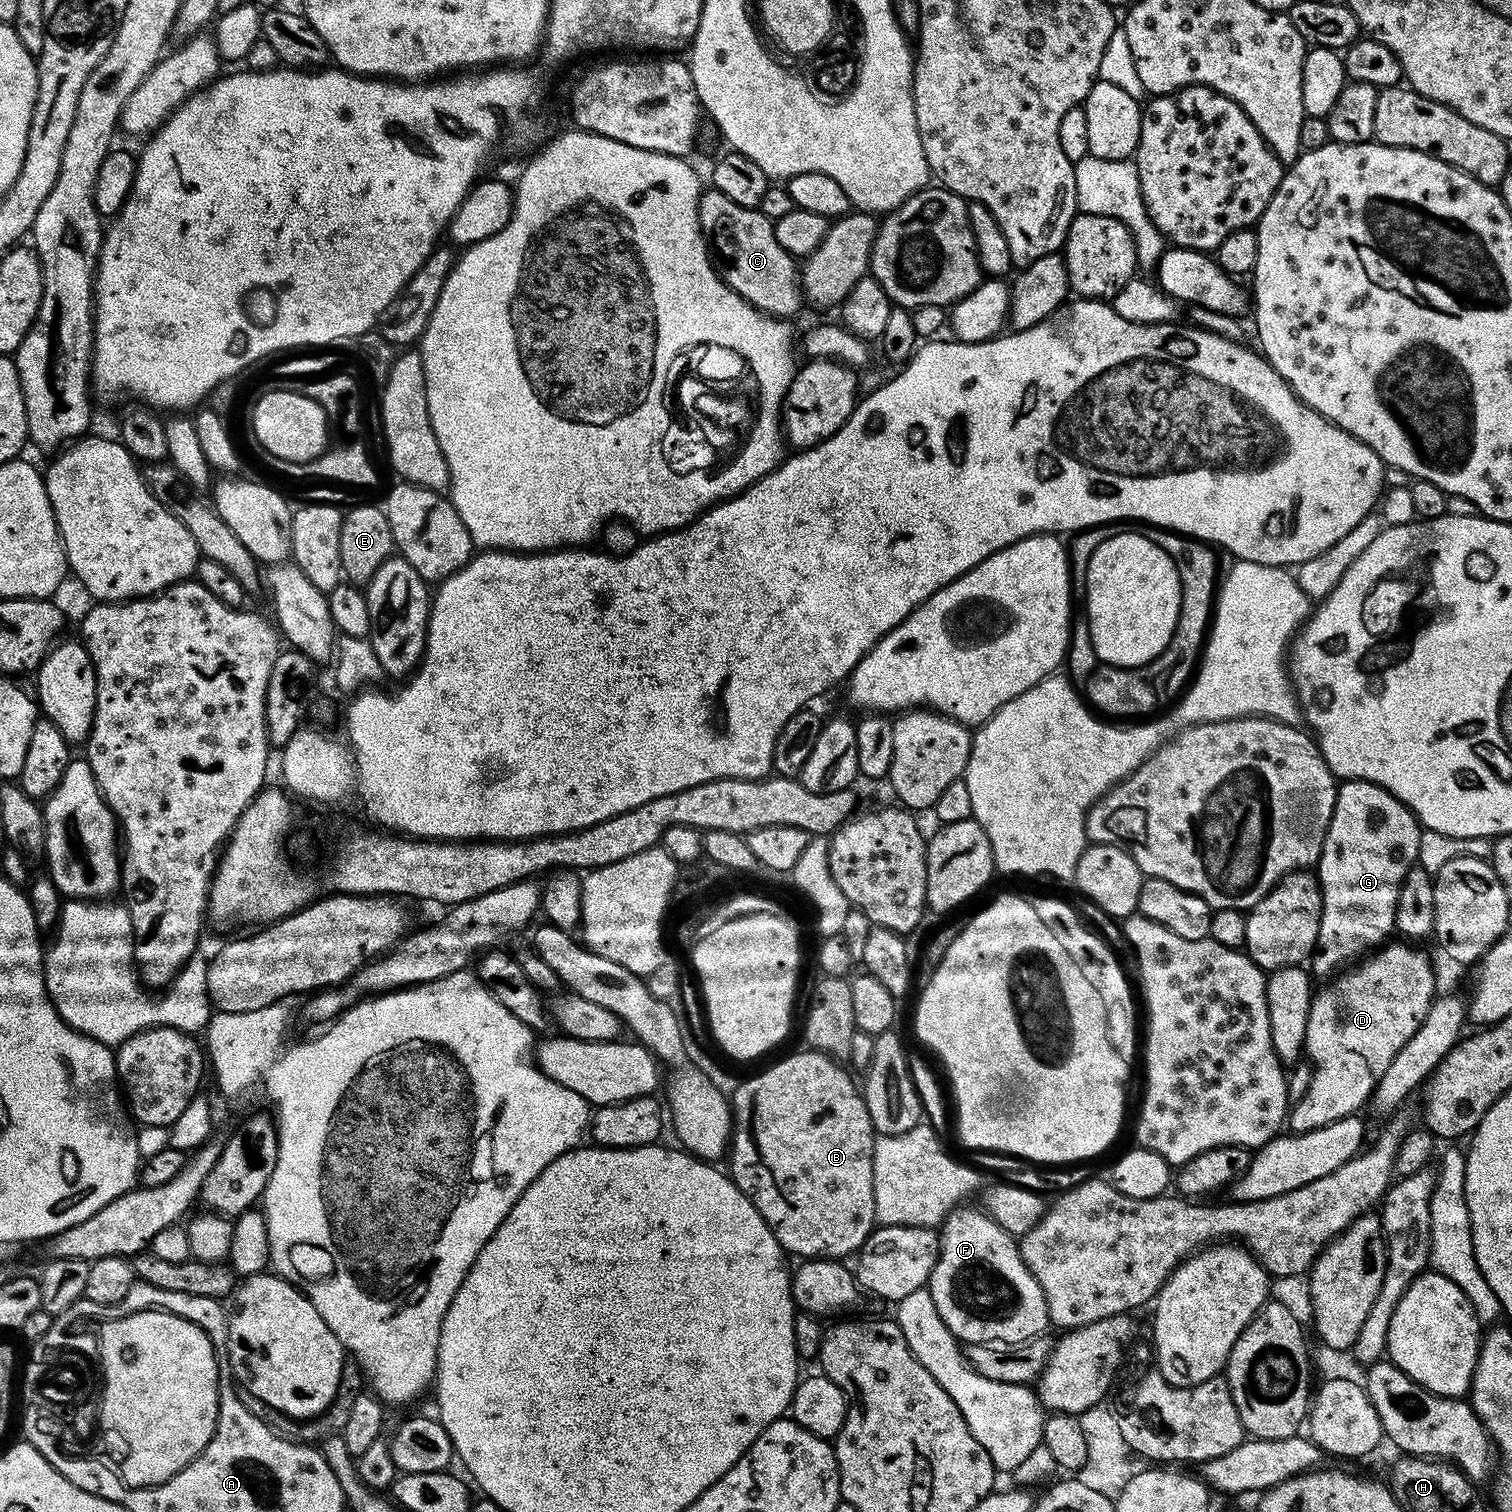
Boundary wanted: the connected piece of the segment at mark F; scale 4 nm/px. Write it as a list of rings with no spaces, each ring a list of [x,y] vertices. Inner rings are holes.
[[[956,1206],[947,1216],[942,1224],[942,1231],[939,1233],[940,1238],[940,1257],[932,1271],[932,1277],[929,1278],[926,1285],[928,1292],[934,1298],[934,1306],[938,1306],[938,1314],[942,1314],[942,1322],[946,1322],[948,1329],[956,1335],[957,1340],[964,1344],[997,1344],[998,1342],[1022,1342],[1022,1338],[1034,1338],[1041,1335],[1045,1331],[1044,1327],[1049,1327],[1050,1317],[1048,1307],[1046,1306],[1046,1298],[1042,1294],[1042,1286],[1038,1286],[1038,1282],[1034,1278],[1034,1274],[1030,1274],[1030,1270],[1026,1266],[1026,1262],[1022,1262],[1022,1254],[1017,1237],[1012,1236],[1006,1230],[1002,1230],[1002,1226],[998,1226],[998,1222],[994,1222],[988,1217],[987,1212],[976,1208],[964,1208],[965,1206]]]

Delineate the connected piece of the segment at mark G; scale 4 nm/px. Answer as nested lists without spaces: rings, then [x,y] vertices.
[[[1345,780],[1337,787],[1334,814],[1330,818],[1318,865],[1322,918],[1316,939],[1316,951],[1310,957],[1311,971],[1317,977],[1320,975],[1324,976],[1320,978],[1328,978],[1339,973],[1345,966],[1367,957],[1391,937],[1388,935],[1393,935],[1398,890],[1406,874],[1419,861],[1416,859],[1422,856],[1421,831],[1422,825],[1416,815],[1382,786],[1372,784],[1369,780]]]

